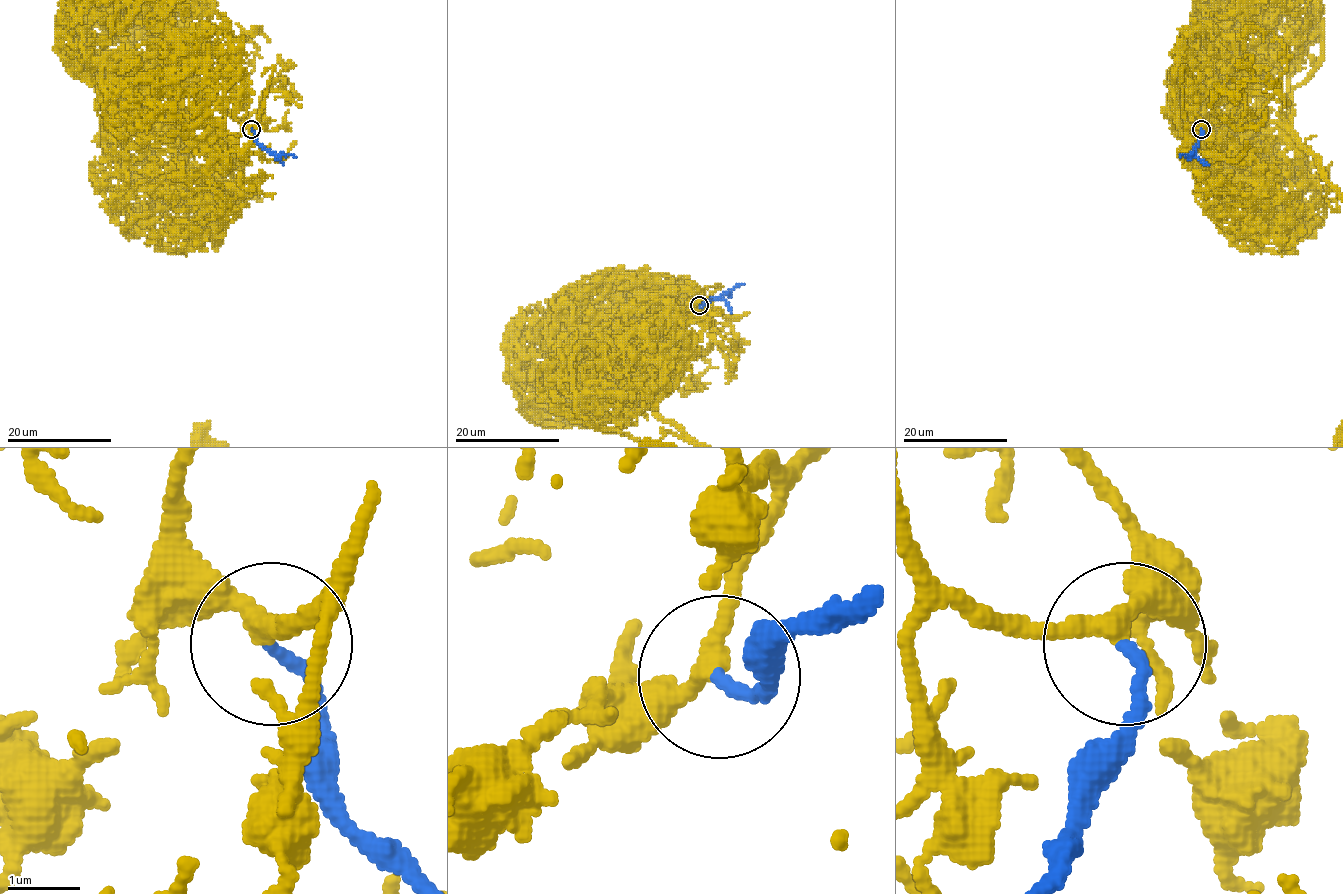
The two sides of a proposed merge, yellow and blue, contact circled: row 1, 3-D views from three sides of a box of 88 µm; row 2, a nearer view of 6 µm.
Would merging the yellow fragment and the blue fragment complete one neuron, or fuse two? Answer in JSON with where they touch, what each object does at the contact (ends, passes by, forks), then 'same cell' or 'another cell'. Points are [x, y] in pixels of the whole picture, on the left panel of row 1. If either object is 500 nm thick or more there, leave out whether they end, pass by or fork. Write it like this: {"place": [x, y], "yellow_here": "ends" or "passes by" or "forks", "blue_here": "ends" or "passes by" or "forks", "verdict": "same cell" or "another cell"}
{"place": [251, 129], "yellow_here": "passes by", "blue_here": "ends", "verdict": "same cell"}

